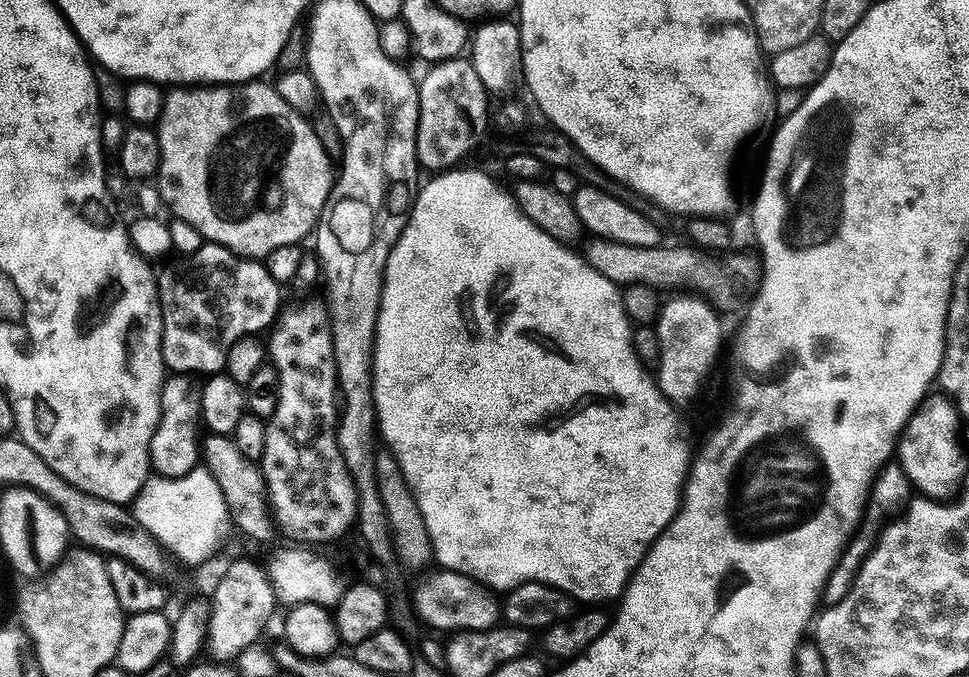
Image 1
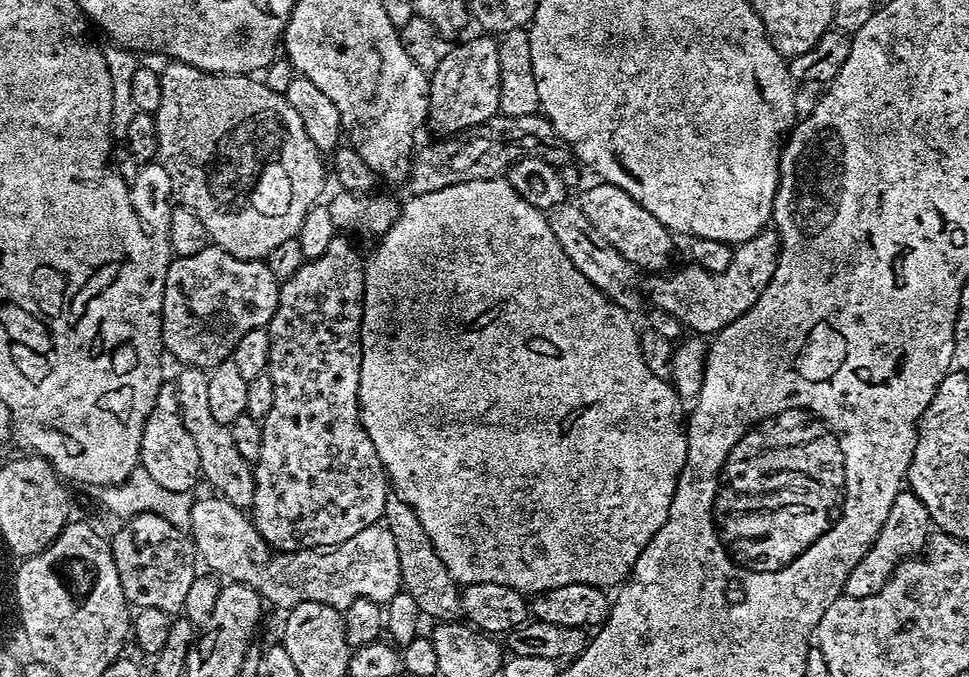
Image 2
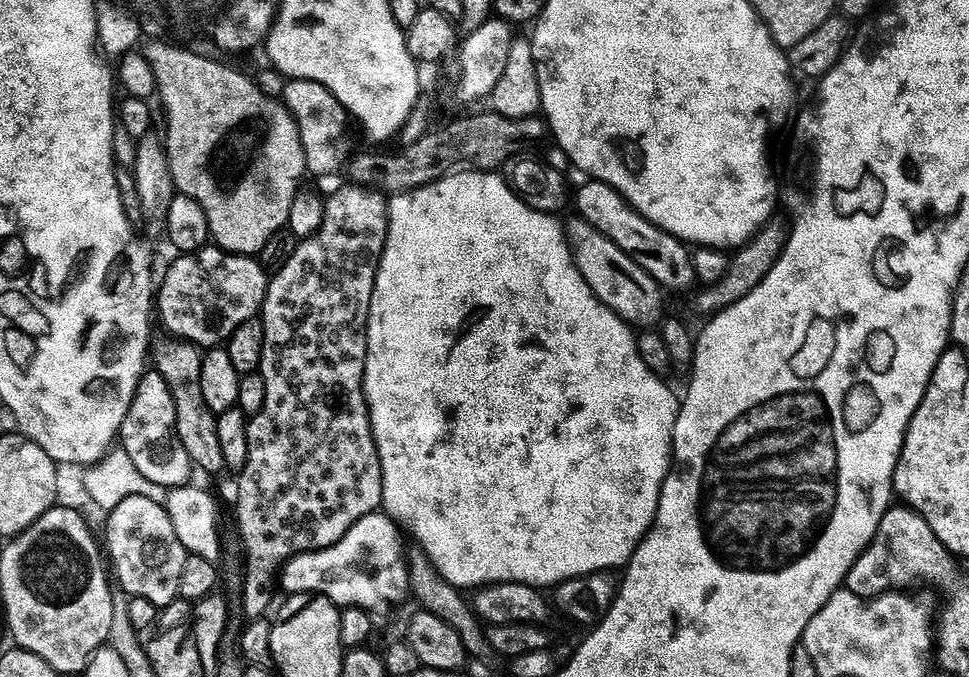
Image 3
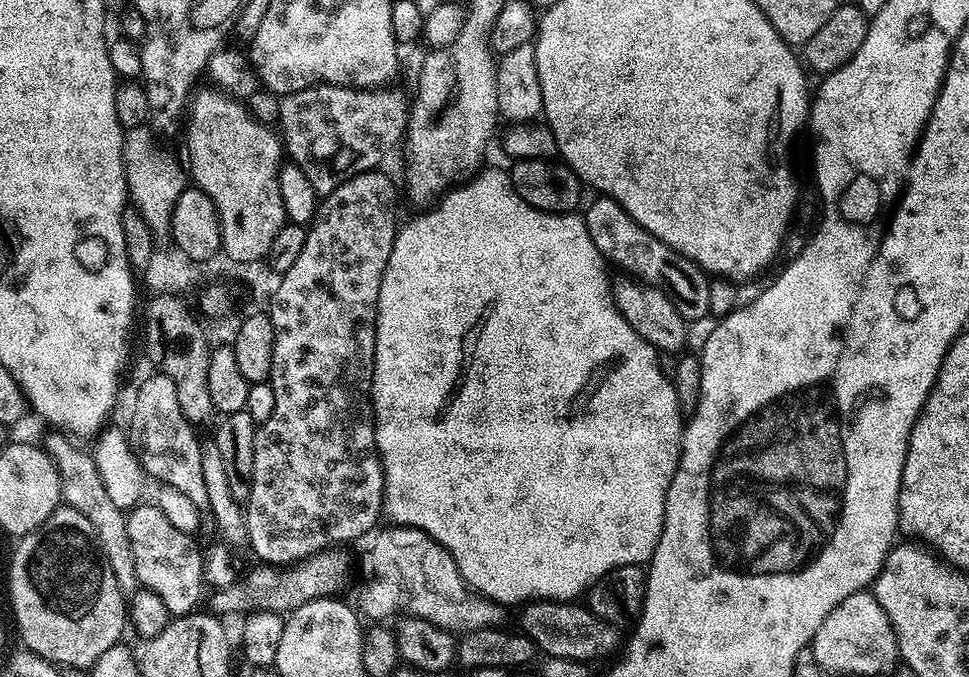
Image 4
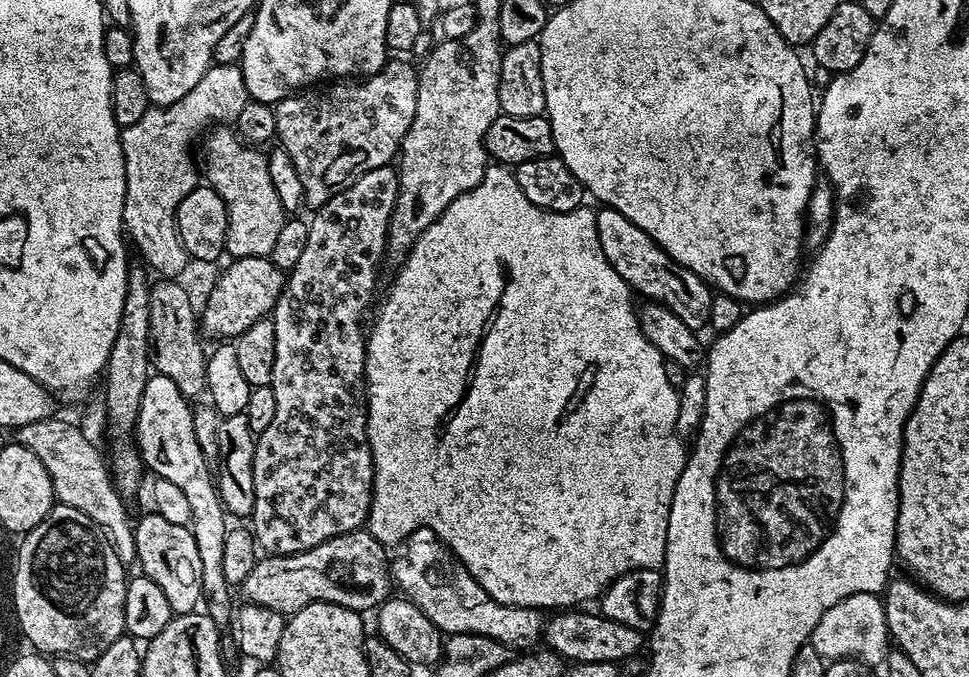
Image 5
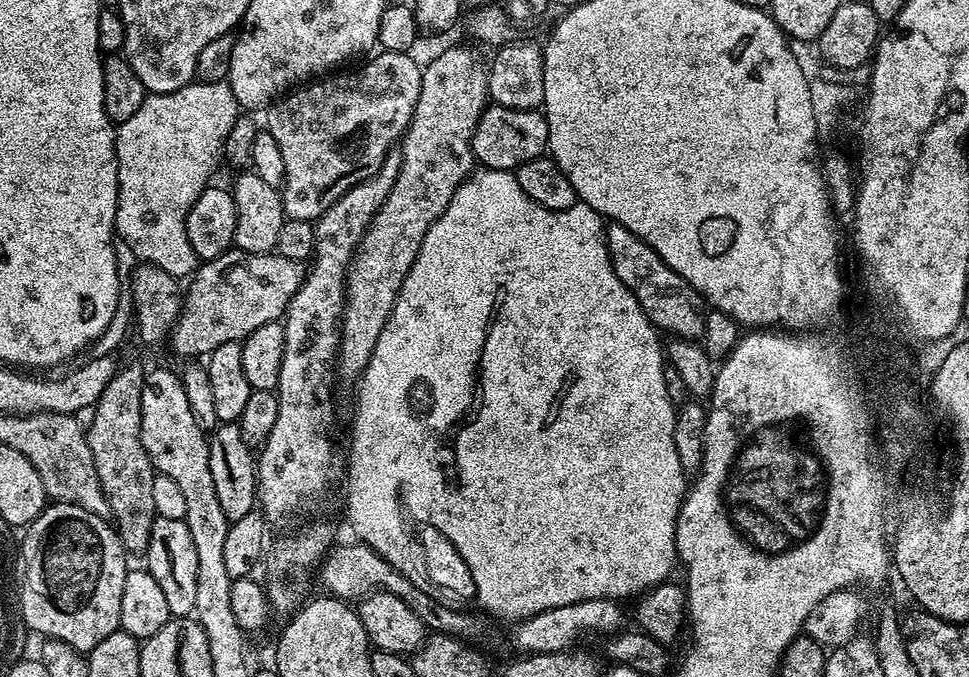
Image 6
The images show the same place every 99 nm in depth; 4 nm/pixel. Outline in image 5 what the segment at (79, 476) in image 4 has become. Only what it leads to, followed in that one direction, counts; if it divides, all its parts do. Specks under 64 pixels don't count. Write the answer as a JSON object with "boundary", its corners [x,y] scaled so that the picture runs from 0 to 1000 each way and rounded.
{"boundary":[[[53,614],[49,620],[29,625],[18,634],[18,654],[35,665],[43,688],[47,690],[57,737],[94,765],[114,798],[116,811],[122,818],[123,827],[129,836],[137,835],[141,829],[139,781],[135,765],[133,768],[130,759],[129,740],[115,709],[114,694],[107,681],[106,669],[102,660],[88,650],[77,625],[72,626],[58,619],[59,616]]]}

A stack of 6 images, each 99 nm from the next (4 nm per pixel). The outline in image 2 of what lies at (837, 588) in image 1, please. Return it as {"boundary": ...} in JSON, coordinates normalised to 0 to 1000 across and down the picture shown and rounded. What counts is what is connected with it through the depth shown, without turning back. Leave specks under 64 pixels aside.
{"boundary":[[[931,724],[923,736],[923,747],[918,747],[918,759],[914,759],[914,771],[910,771],[910,783],[902,795],[902,801],[894,812],[894,818],[877,842],[877,848],[871,861],[870,879],[881,883],[894,883],[906,871],[915,860],[921,845],[932,827],[944,823],[945,815],[955,808],[960,790],[960,770],[956,747],[951,747],[949,737],[939,724]]]}

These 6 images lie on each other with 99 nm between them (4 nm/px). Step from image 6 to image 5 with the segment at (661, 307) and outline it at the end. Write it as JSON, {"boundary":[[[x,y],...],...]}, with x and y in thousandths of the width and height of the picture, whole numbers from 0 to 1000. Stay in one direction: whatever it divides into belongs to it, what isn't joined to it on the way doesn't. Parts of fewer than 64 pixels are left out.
{"boundary":[[[622,304],[614,309],[615,338],[617,340],[617,357],[621,357],[621,375],[634,393],[634,399],[643,414],[648,418],[653,433],[665,436],[666,445],[673,445],[682,449],[698,464],[708,482],[717,487],[727,487],[731,484],[731,471],[733,470],[733,452],[737,436],[736,427],[720,405],[708,399],[687,369],[683,369],[646,316],[638,316],[638,310],[625,307]]]}

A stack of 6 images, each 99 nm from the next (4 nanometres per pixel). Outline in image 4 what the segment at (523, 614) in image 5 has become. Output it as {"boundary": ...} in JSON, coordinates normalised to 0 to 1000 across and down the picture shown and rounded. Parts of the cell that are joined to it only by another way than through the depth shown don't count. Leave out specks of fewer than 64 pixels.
{"boundary":[[[393,778],[379,799],[380,811],[372,821],[372,864],[367,869],[365,892],[373,911],[381,910],[384,919],[396,919],[399,910],[409,908],[428,913],[467,936],[517,920],[521,900],[511,886],[496,885],[488,874],[476,855],[466,820],[450,798],[430,780],[399,778]]]}

